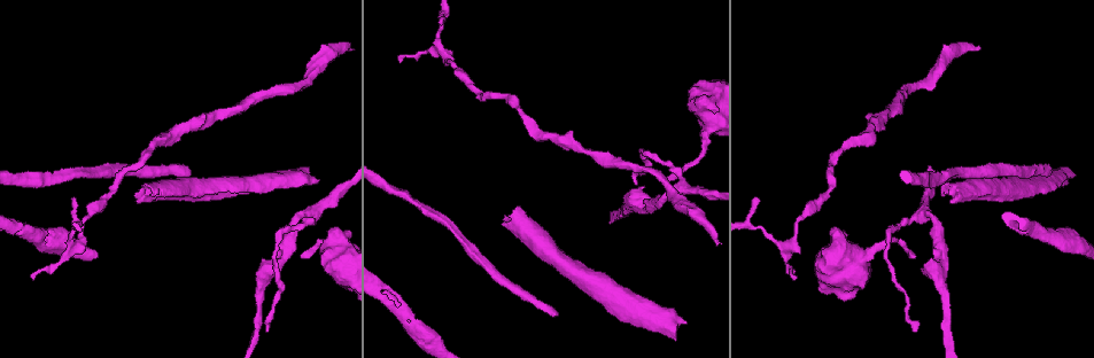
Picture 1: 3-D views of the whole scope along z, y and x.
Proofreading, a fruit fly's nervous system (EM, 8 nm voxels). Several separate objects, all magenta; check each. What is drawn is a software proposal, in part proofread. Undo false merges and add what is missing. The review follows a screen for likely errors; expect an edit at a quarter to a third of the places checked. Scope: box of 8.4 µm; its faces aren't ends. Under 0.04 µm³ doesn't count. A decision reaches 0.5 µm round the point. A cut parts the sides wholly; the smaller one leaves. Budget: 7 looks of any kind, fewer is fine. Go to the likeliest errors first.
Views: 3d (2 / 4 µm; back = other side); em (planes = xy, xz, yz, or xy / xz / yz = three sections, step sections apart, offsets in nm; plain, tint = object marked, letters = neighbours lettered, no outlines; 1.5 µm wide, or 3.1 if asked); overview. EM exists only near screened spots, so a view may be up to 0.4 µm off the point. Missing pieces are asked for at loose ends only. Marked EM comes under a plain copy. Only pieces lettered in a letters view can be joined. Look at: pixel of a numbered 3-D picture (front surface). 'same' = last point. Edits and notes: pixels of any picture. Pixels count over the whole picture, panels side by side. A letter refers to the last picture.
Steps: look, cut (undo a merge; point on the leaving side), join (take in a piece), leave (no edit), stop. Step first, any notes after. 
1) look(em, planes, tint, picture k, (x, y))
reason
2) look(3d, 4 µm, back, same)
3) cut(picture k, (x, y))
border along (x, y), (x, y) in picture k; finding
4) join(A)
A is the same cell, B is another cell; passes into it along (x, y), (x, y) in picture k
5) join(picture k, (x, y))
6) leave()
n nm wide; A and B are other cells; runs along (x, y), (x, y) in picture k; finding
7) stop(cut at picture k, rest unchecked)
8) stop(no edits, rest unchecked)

look(em, xy, step 4, letters, picture 1, (319, 179))
stops while still wide

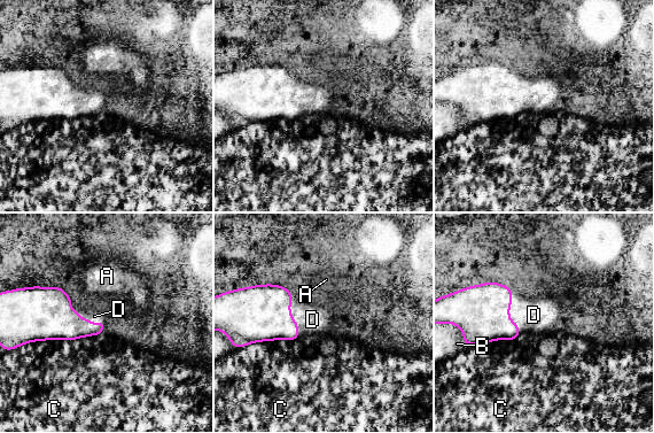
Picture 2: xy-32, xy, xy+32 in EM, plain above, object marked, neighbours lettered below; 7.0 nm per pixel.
join(D)
C touches over 500 nm; D is the same cell, A, B and C are other cells; the cell continues

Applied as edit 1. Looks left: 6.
look(3d, 2 µm, picture 1, (191, 173))
free end

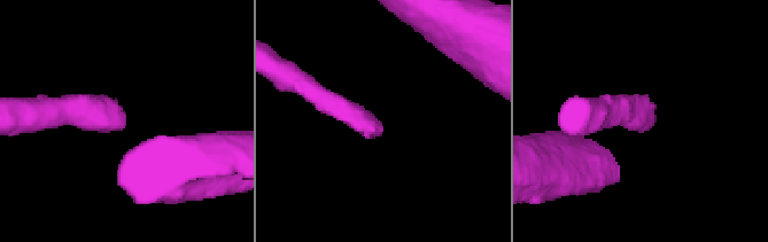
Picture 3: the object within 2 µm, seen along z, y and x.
look(em, planes, letters, picture 3, (122, 123))

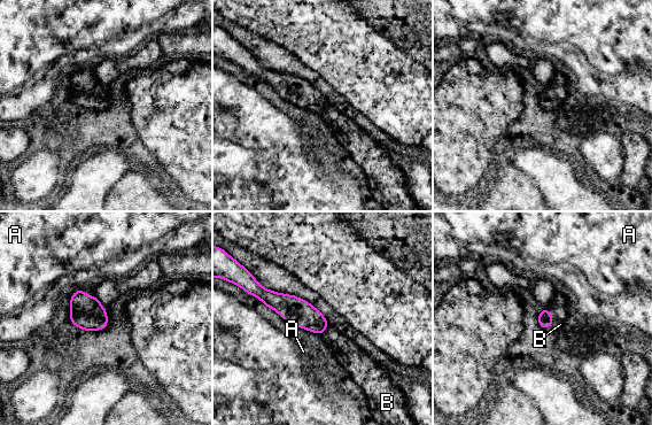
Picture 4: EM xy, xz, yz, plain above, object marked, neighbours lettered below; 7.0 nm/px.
join(B)
B touches over 90 nm; B is the same cell, A is another cell; the cell continues

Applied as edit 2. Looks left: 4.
look(3d, 4 µm, picture 1, (949, 201))
branch stops here

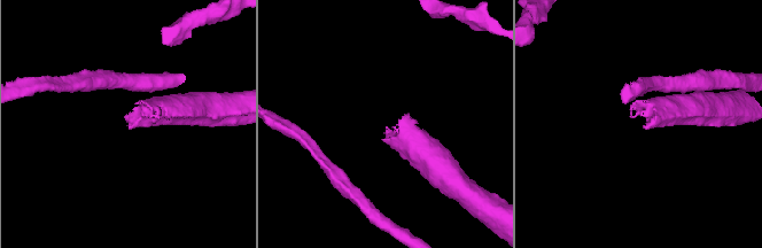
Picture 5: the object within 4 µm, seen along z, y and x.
look(em, yz, step 8, tint, picture 5, (130, 128))
now the EM

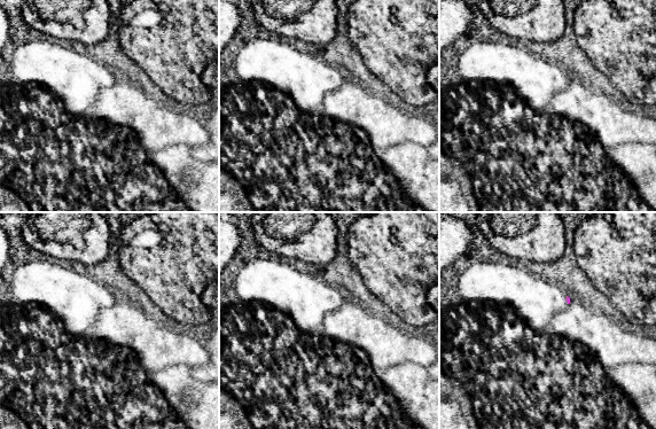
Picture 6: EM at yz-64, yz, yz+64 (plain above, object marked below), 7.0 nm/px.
look(em, planes, letters, same)
another direction

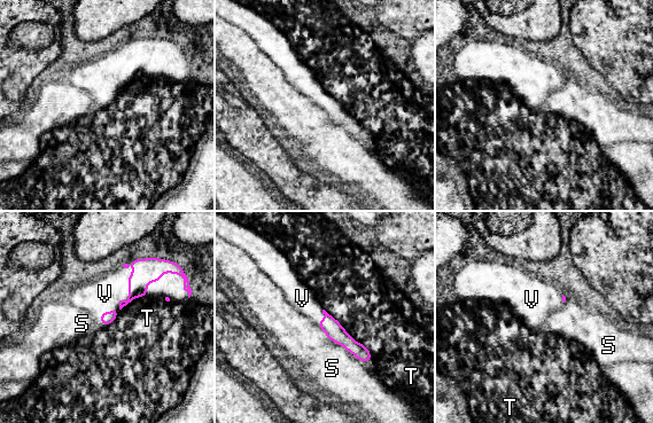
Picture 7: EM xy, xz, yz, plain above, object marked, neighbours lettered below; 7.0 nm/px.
join(V)
V is the same cell, S and T are other cells; passes into it along (146, 273), (123, 300), (105, 294) in picture 7; the cell continues

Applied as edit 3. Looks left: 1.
stop(join at picture 2, join at picture 4, join at picture 7, rest unchecked)

